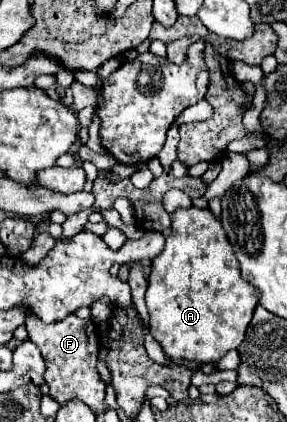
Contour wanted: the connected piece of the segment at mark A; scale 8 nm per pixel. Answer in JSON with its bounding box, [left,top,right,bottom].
[145,207,261,363]

